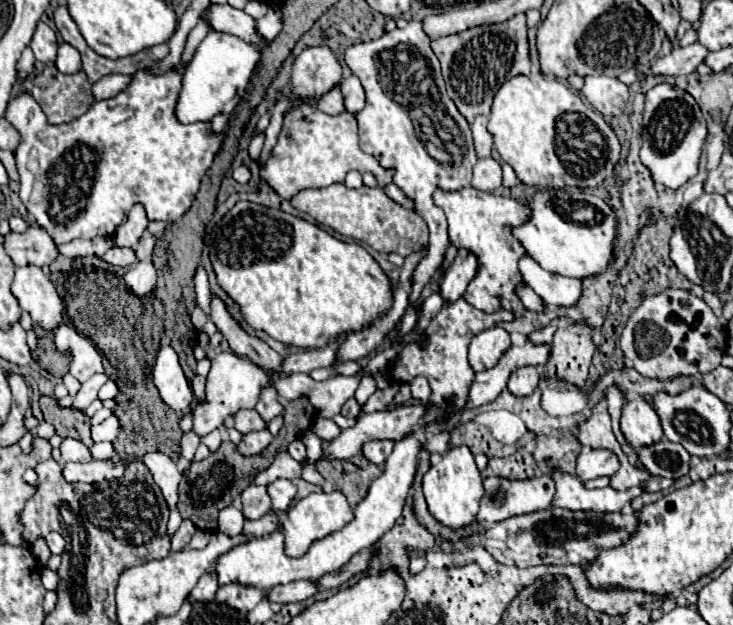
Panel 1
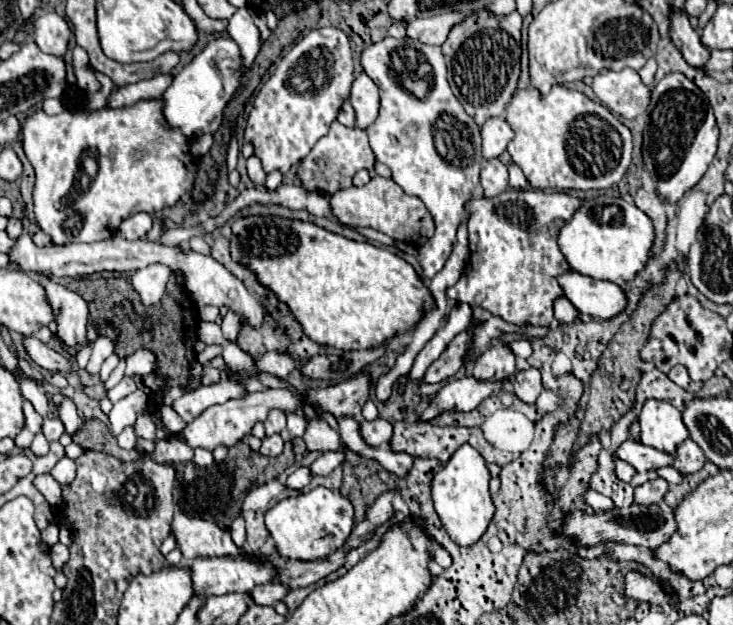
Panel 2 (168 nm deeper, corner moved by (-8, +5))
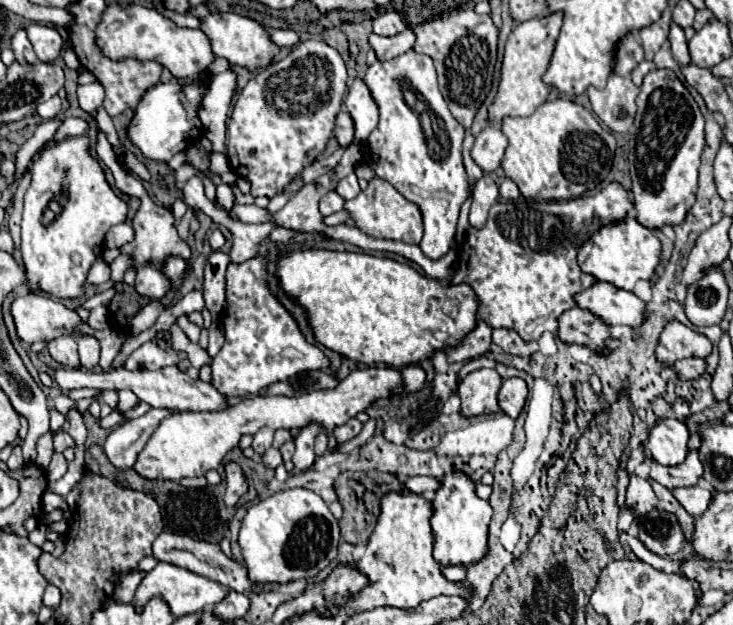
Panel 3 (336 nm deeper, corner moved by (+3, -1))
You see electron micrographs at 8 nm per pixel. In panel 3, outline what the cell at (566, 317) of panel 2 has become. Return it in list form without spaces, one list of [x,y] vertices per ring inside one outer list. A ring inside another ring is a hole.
[[[570,308],[558,318],[558,338],[562,342],[576,342],[606,350],[608,326],[582,308]]]

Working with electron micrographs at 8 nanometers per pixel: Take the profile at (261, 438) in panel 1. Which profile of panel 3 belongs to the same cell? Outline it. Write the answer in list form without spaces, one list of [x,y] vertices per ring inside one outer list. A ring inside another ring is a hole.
[[[268,448],[268,450],[262,454],[260,460],[262,460],[262,464],[268,466],[268,468],[276,468],[276,466],[282,464],[282,456],[280,456],[280,452],[278,452],[276,448]]]

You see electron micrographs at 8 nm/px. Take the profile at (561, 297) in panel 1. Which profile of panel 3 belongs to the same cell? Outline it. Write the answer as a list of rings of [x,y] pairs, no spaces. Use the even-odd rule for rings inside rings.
[[[596,282],[574,296],[578,308],[592,312],[610,326],[640,326],[644,320],[644,304],[632,292],[620,290],[608,282]]]

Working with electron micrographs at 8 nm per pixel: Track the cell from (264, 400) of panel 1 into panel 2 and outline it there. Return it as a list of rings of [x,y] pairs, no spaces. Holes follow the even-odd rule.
[[[271,410],[265,420],[265,434],[279,434],[285,428],[285,414],[281,410]]]

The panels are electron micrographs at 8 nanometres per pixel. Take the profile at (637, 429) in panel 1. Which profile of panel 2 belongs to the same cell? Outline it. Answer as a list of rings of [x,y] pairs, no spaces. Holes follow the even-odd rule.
[[[647,400],[639,426],[643,430],[641,442],[667,454],[675,454],[675,450],[689,438],[681,410],[677,410],[669,402]]]

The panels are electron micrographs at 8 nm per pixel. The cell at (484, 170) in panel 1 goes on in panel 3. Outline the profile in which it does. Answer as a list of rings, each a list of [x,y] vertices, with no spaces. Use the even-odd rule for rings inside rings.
[[[484,174],[472,192],[472,208],[470,208],[470,226],[474,228],[482,228],[486,218],[488,218],[488,210],[490,206],[498,200],[498,186],[492,180],[490,174]]]

